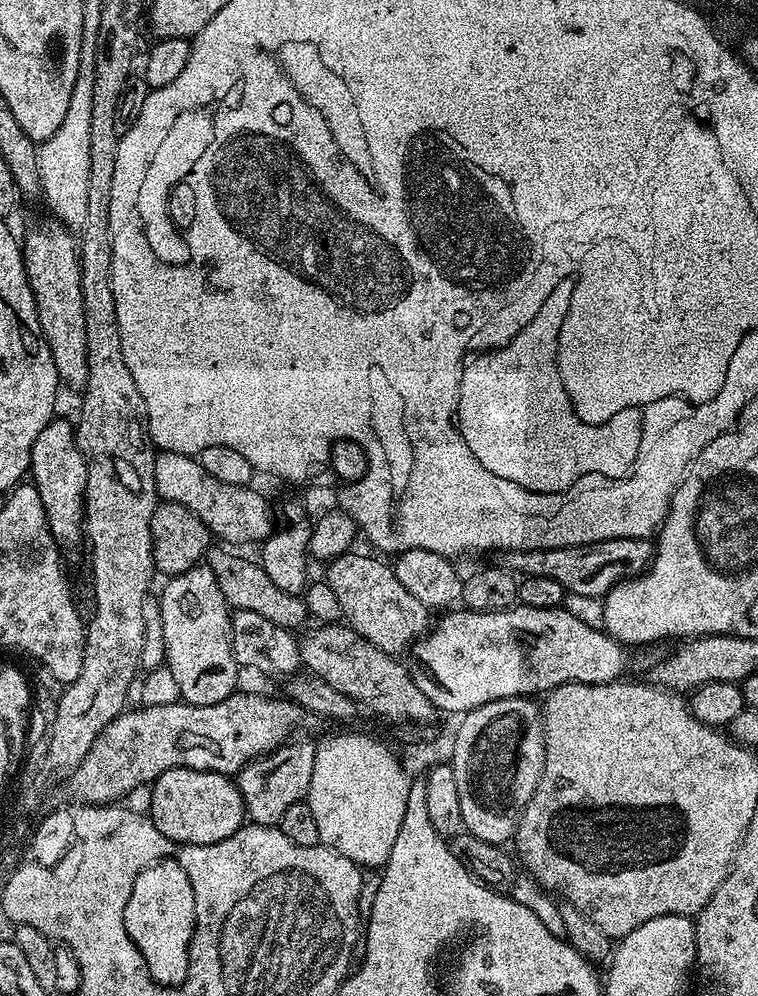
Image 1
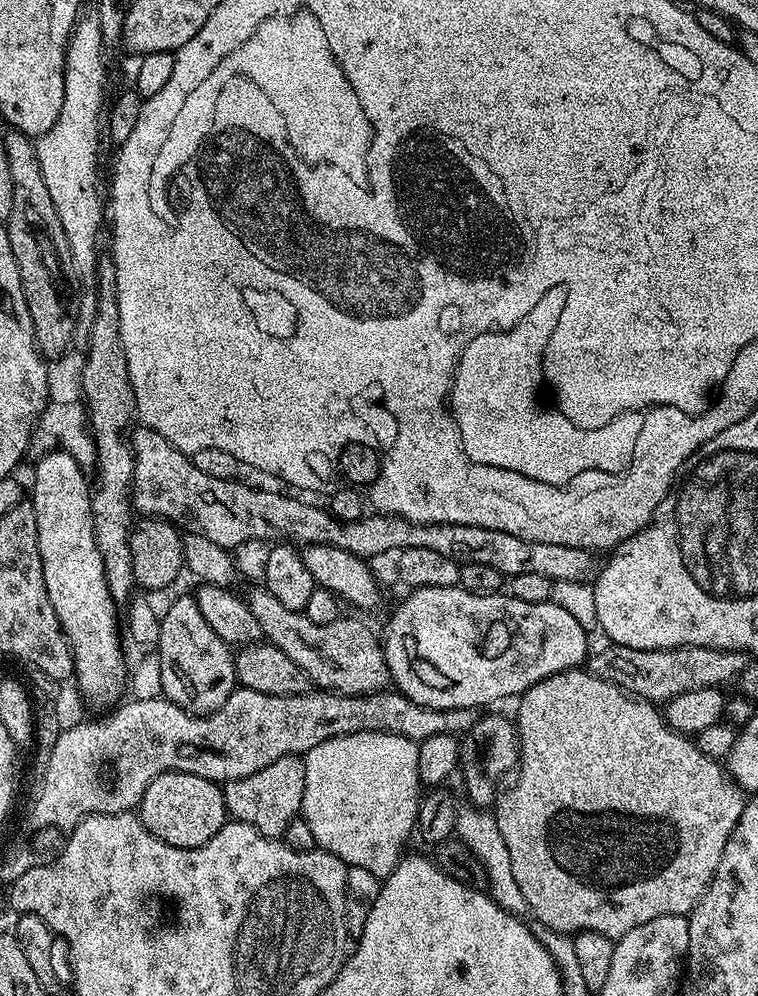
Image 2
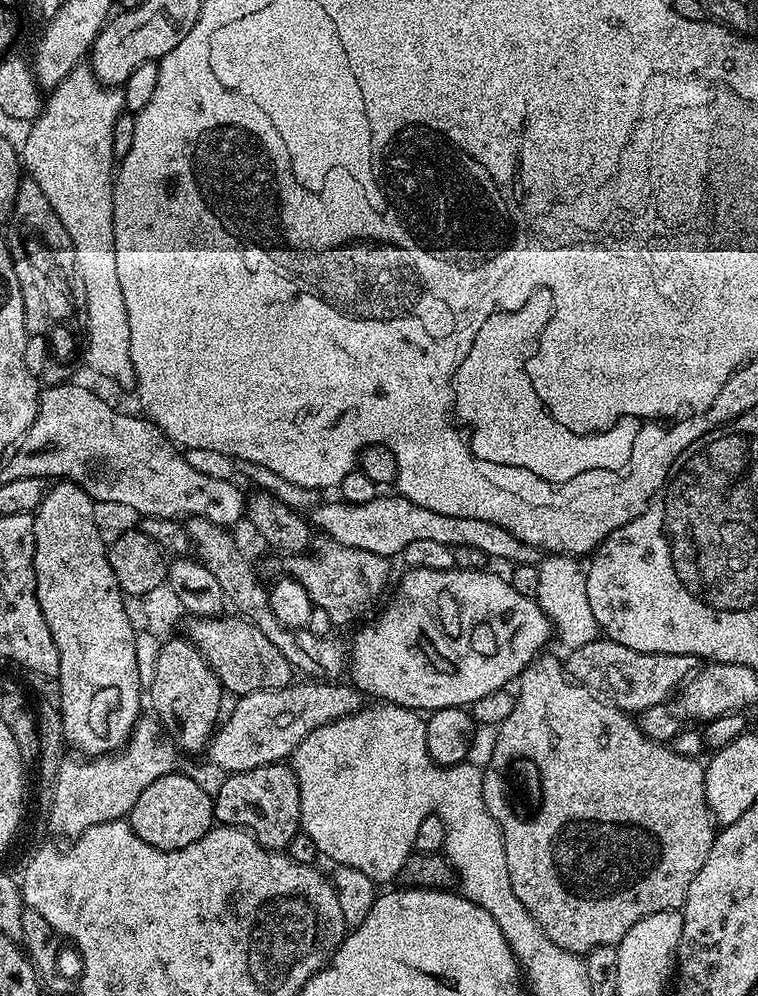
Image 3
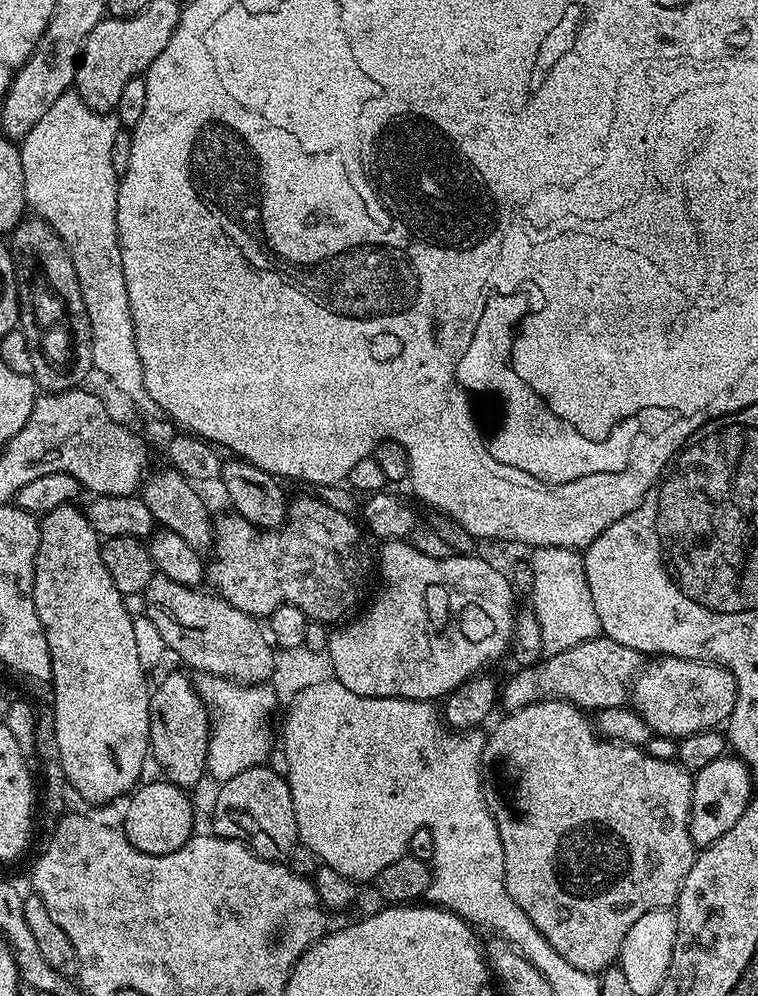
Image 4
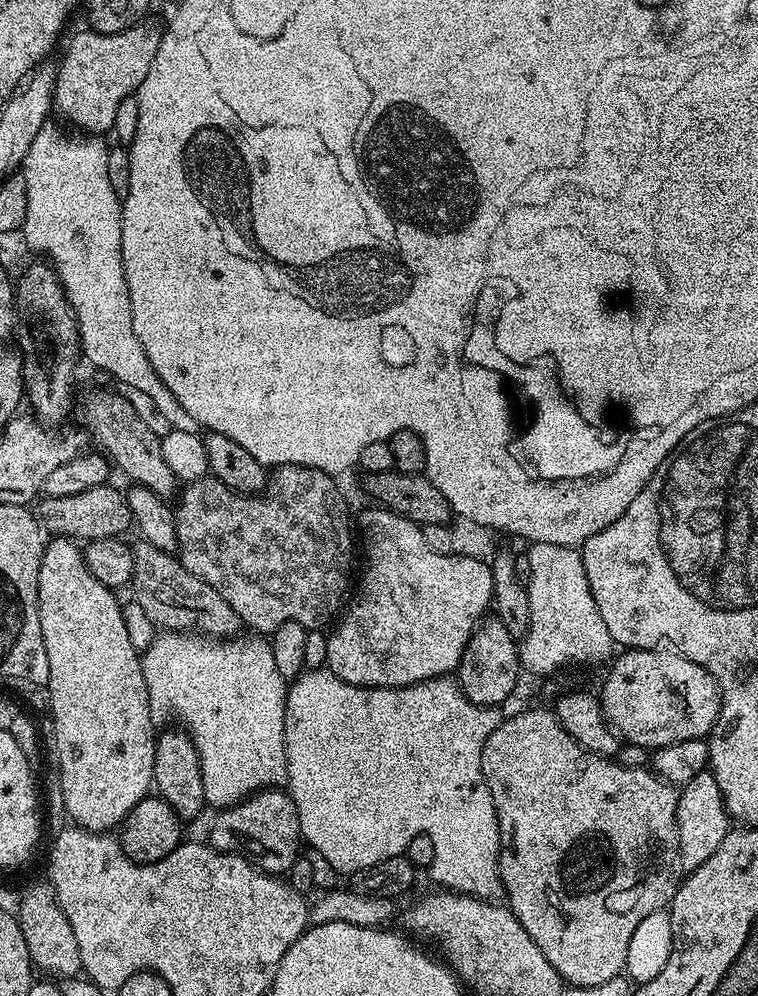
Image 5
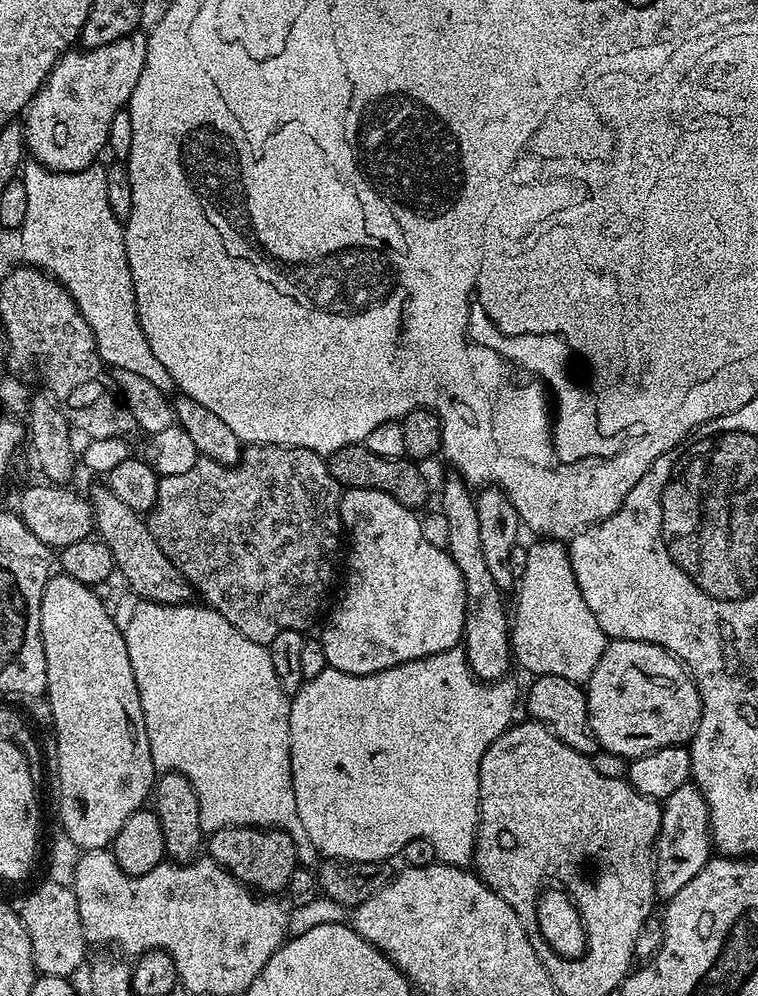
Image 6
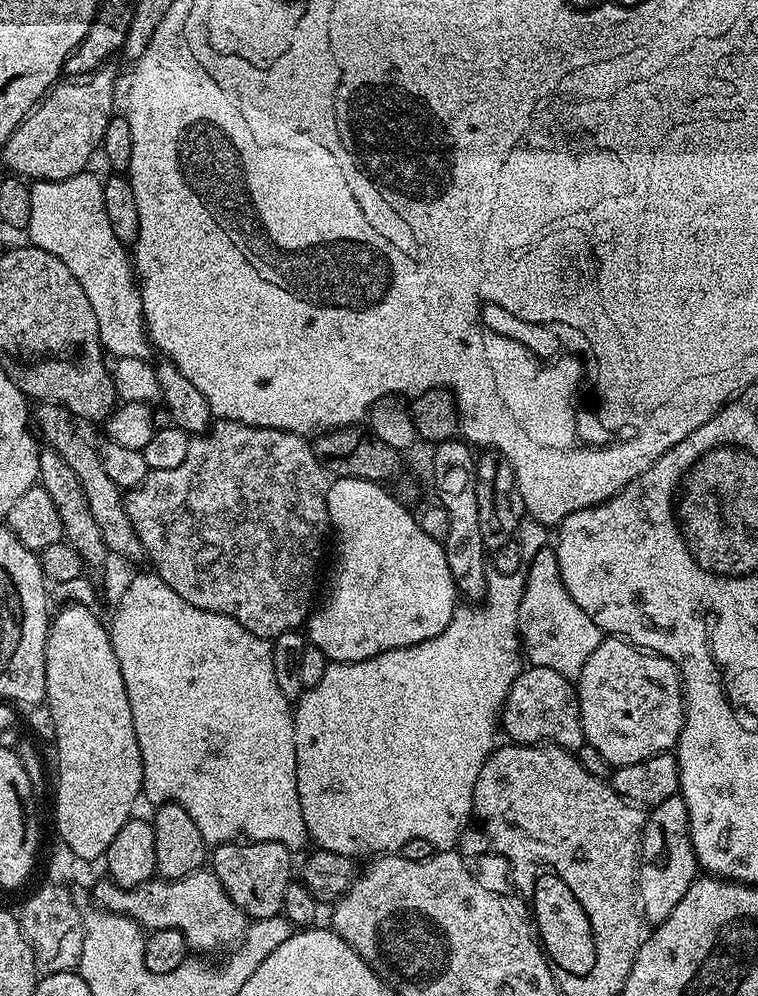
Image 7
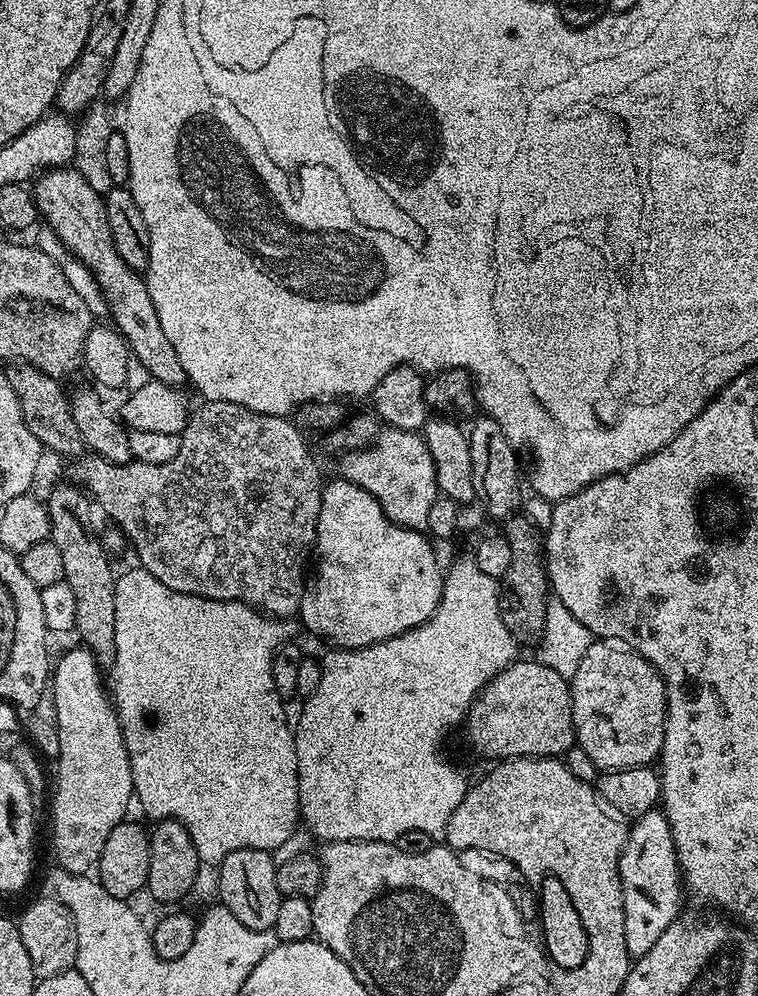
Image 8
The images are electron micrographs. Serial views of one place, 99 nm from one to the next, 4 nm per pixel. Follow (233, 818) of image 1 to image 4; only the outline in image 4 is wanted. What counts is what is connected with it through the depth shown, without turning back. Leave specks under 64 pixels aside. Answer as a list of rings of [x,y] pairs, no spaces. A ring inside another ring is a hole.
[[[163,778],[152,780],[149,784],[141,783],[127,797],[128,805],[124,808],[122,831],[130,846],[142,850],[142,854],[161,856],[178,850],[187,840],[192,839],[196,812],[192,809],[192,800],[188,796],[191,795],[185,789]]]

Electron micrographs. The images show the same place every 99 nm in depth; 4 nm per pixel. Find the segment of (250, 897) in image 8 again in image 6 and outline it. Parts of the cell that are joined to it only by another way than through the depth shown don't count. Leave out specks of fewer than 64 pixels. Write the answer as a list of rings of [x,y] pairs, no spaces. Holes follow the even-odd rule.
[[[223,828],[207,837],[206,852],[231,876],[260,894],[283,893],[290,882],[290,874],[298,867],[296,847],[290,834],[276,828]]]

